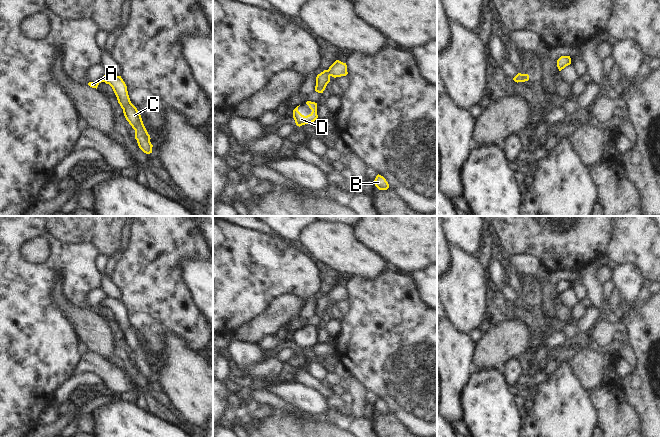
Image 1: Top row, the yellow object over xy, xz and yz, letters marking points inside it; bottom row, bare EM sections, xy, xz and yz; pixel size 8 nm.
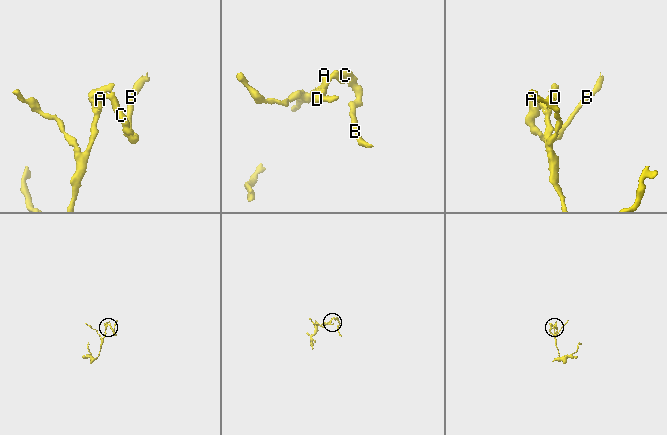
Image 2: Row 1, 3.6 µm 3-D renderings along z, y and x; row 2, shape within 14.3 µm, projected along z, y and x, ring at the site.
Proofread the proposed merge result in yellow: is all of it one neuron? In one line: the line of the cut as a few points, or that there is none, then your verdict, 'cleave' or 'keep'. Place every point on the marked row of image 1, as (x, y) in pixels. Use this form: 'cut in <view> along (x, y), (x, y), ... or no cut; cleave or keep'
no cut; keep

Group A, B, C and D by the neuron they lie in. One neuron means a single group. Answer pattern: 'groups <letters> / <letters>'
groups A B C D

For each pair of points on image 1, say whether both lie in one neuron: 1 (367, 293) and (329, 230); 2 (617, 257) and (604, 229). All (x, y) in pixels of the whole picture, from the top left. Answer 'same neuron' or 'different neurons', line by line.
1: different neurons
2: different neurons

